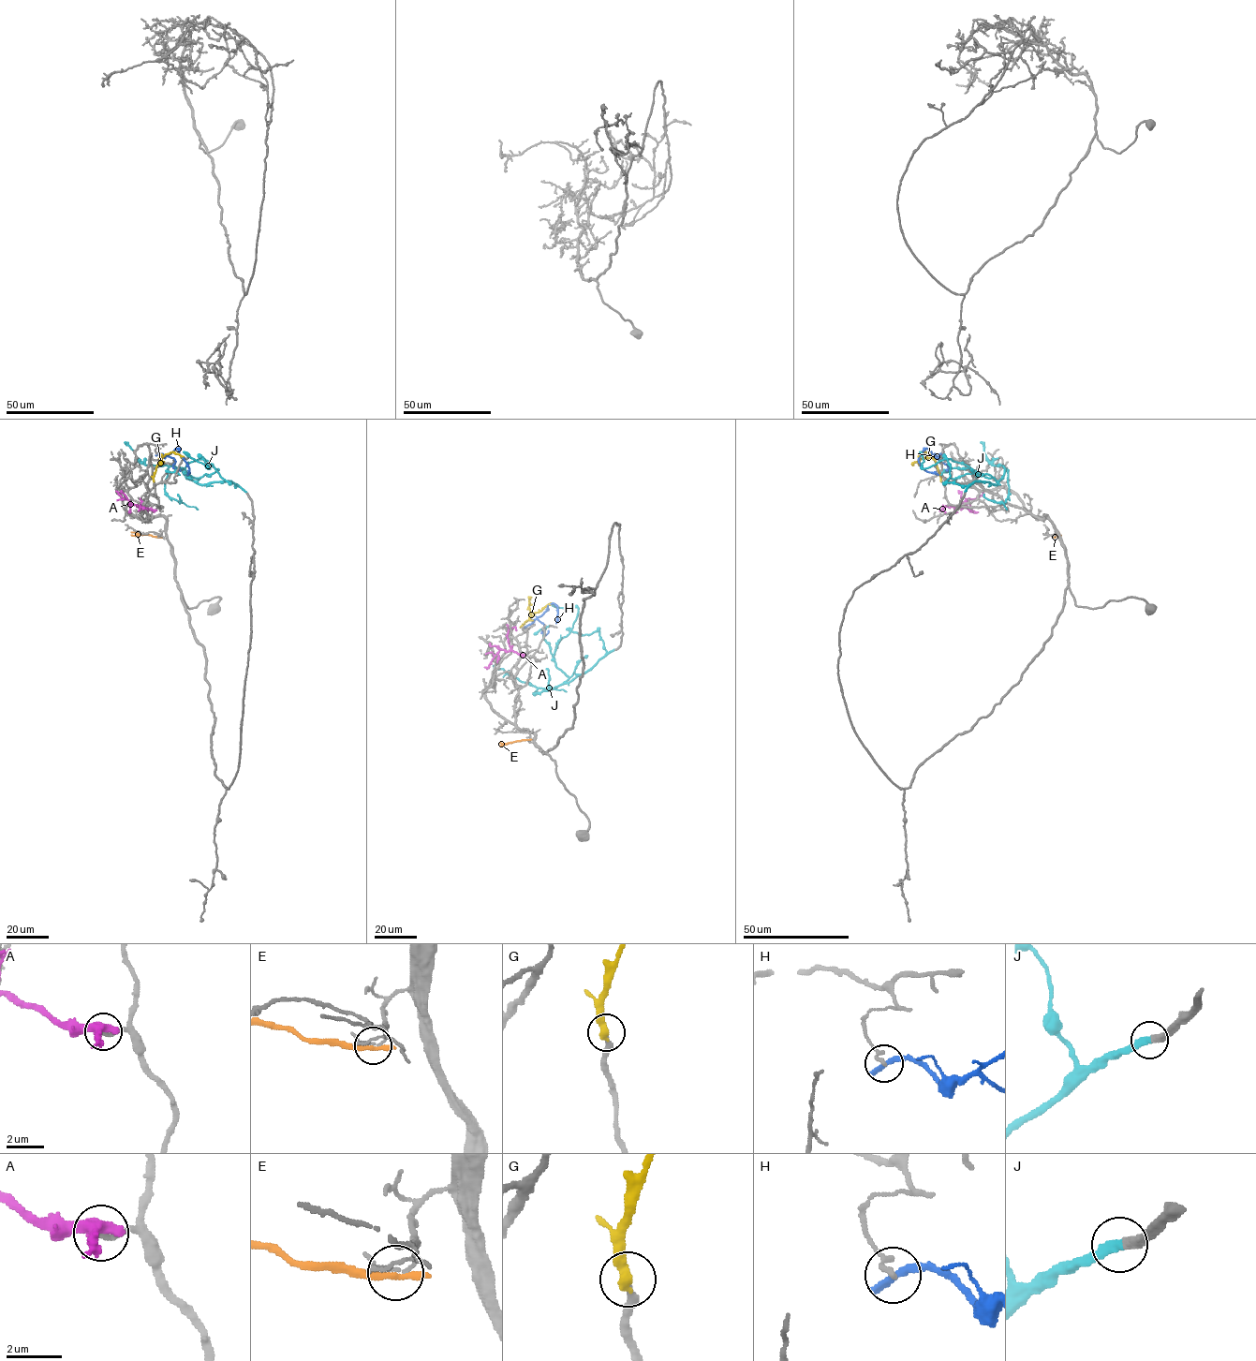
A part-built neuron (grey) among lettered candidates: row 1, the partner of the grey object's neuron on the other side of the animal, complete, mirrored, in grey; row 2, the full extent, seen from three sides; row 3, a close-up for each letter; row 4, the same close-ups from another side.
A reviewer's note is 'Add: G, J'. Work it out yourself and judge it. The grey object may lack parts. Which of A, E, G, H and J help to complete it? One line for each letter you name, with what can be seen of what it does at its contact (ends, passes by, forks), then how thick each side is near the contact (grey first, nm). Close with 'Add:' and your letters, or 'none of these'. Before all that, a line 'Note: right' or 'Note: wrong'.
Note: right
G: It ends there. Thickness 240 nm (grey) against 480 nm
J: It ends there. Thickness 260 nm (grey) against 340 nm
Add: G, J

